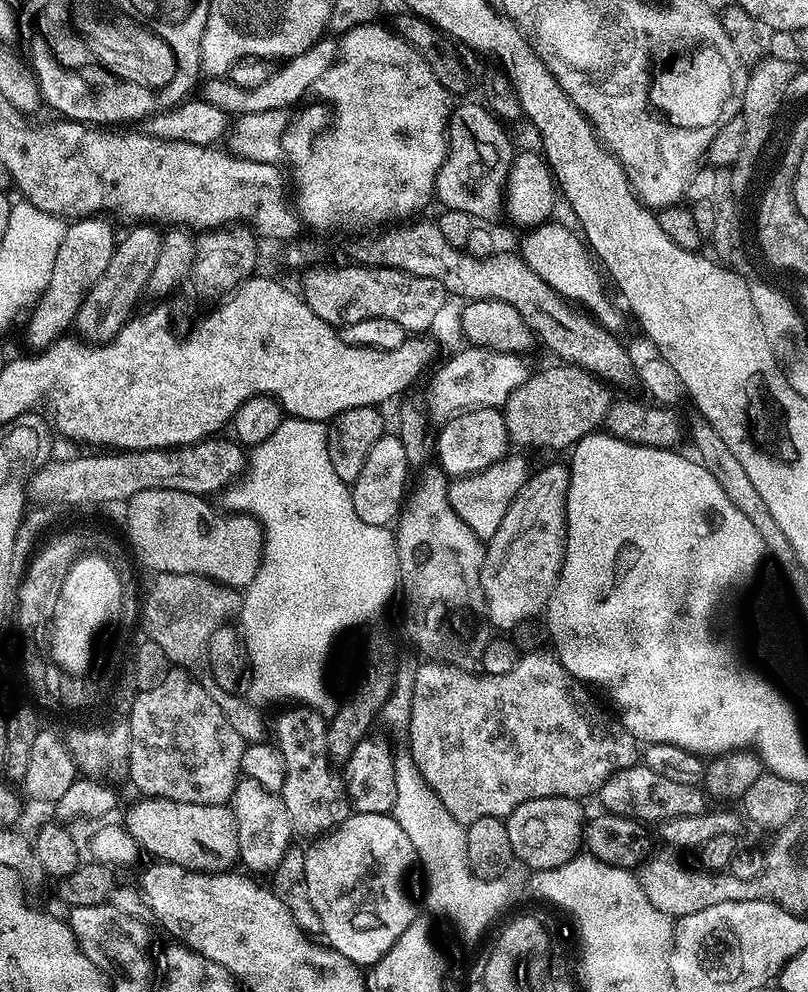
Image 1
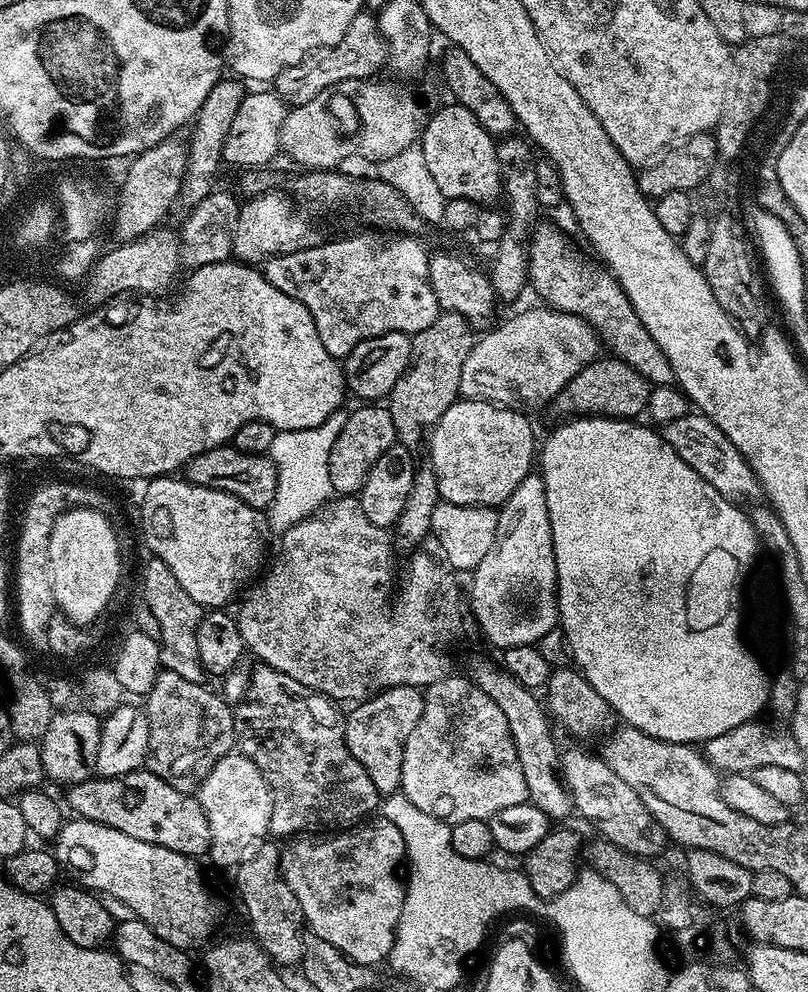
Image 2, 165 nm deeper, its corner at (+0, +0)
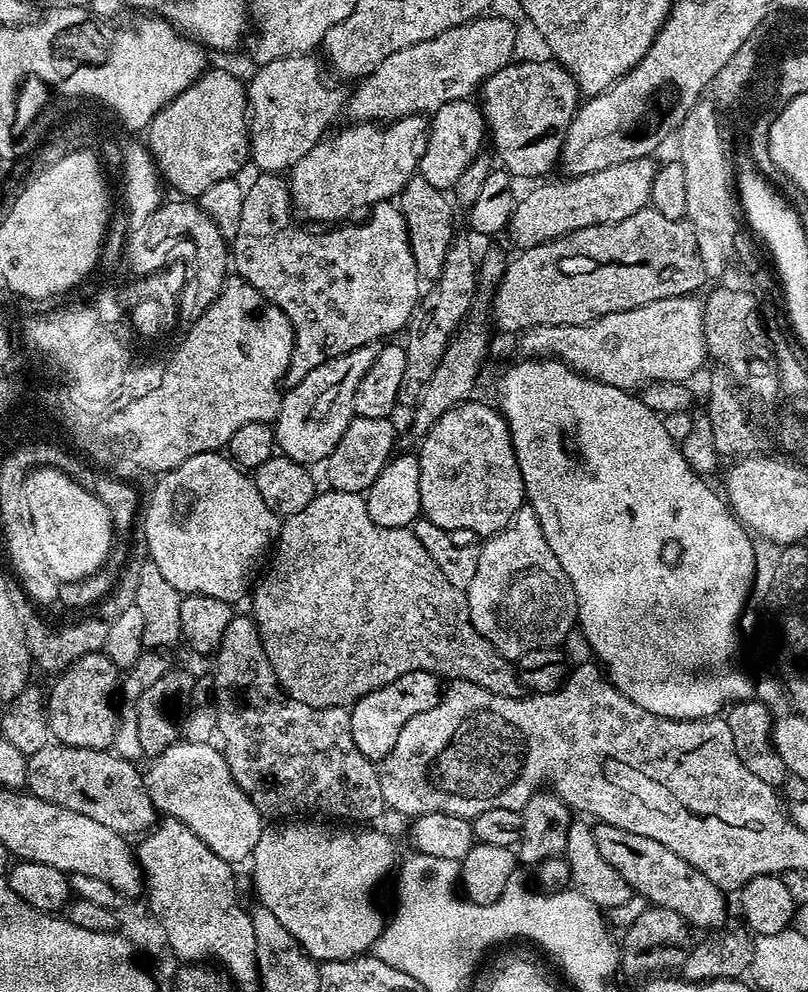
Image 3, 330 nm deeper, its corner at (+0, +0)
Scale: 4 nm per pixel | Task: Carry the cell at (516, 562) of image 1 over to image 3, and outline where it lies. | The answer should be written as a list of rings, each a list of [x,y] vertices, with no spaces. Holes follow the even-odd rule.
[[[531,506],[520,508],[512,521],[501,532],[487,537],[479,549],[478,566],[466,589],[468,617],[474,630],[513,662],[519,661],[520,656],[530,650],[560,646],[576,624],[576,596],[562,570],[562,562],[558,562],[554,550],[550,550],[550,542],[546,542],[546,534],[542,534],[540,520]]]

